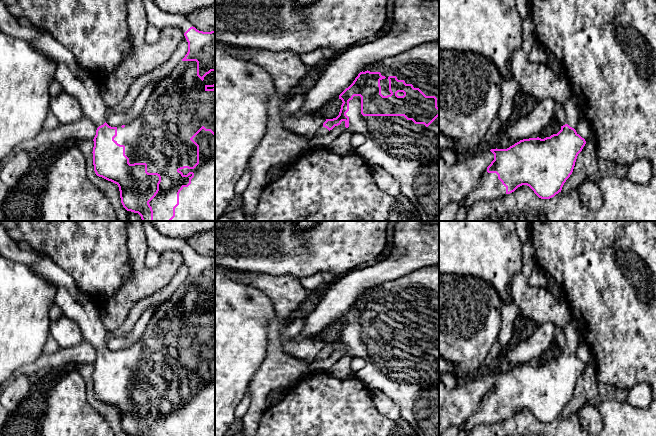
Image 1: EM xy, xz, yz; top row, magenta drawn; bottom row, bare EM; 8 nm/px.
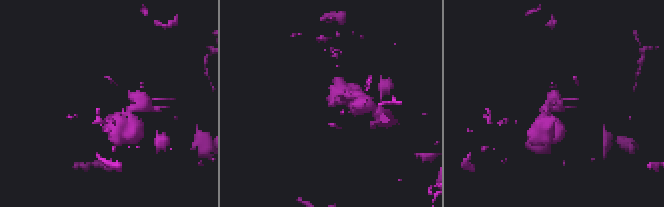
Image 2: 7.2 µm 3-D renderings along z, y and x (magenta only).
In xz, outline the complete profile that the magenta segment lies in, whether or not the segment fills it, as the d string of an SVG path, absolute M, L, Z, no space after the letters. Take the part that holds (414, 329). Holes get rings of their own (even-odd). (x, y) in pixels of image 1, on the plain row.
M439 264L420 268L368 290L339 323L343 326L339 339L326 343L315 360L326 359L340 348L343 355L362 358L365 367L355 377L369 390L376 389L390 397L399 406L401 418L415 429L417 436L439 436Z

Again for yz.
M572 319L563 328L563 331L566 337L566 348L561 350L561 354L557 358L550 361L523 363L507 373L498 373L496 365L472 381L460 381L453 390L449 390L439 378L439 436L442 436L443 432L451 426L456 426L459 432L465 430L469 433L479 424L500 422L514 416L522 409L529 410L541 423L550 423L561 416L564 407L573 396L578 378L586 368L585 363L575 354L583 342L577 321Z

